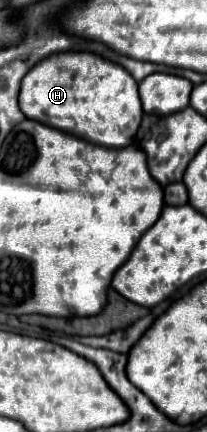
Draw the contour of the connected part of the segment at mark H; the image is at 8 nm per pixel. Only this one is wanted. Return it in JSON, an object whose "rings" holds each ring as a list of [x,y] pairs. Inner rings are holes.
{"rings":[[[89,51],[53,53],[37,63],[21,83],[19,107],[25,117],[49,127],[79,135],[103,147],[127,147],[139,129],[143,109],[137,95],[137,81],[119,67]]]}

